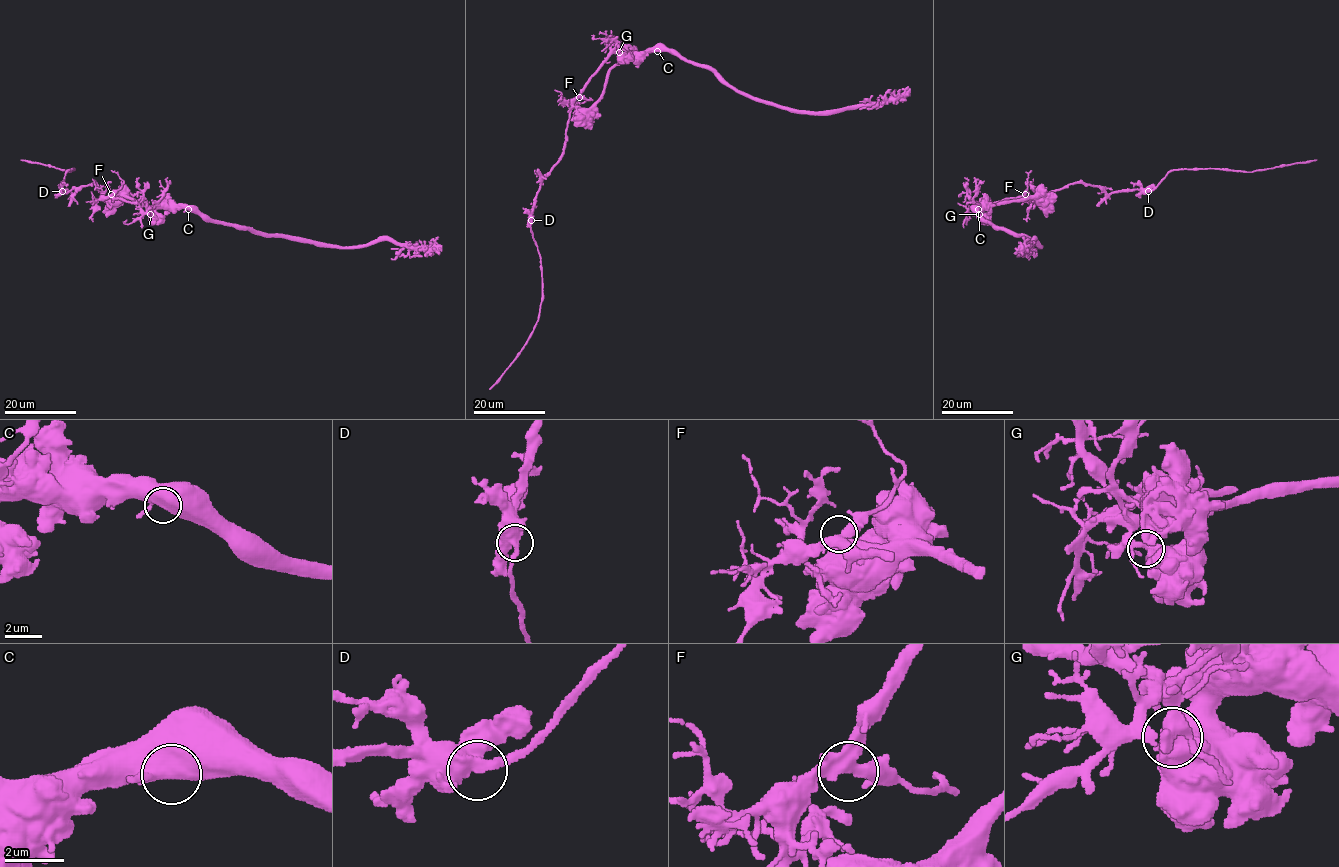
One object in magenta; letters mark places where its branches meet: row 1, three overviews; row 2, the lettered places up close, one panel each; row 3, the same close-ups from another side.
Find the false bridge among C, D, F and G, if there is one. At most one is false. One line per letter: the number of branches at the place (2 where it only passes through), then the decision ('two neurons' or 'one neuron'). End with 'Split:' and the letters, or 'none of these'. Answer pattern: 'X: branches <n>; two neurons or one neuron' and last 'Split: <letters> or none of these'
C: branches 2; one neuron
D: branches 3; one neuron
F: branches 3; one neuron
G: branches 3; two neurons
Split: G

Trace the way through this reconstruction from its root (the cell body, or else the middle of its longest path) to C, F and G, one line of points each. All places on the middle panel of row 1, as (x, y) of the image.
C: (592, 75), (617, 47), (627, 52), (657, 51)
F: (592, 75), (579, 97)
G: (592, 75), (616, 47), (618, 52)

